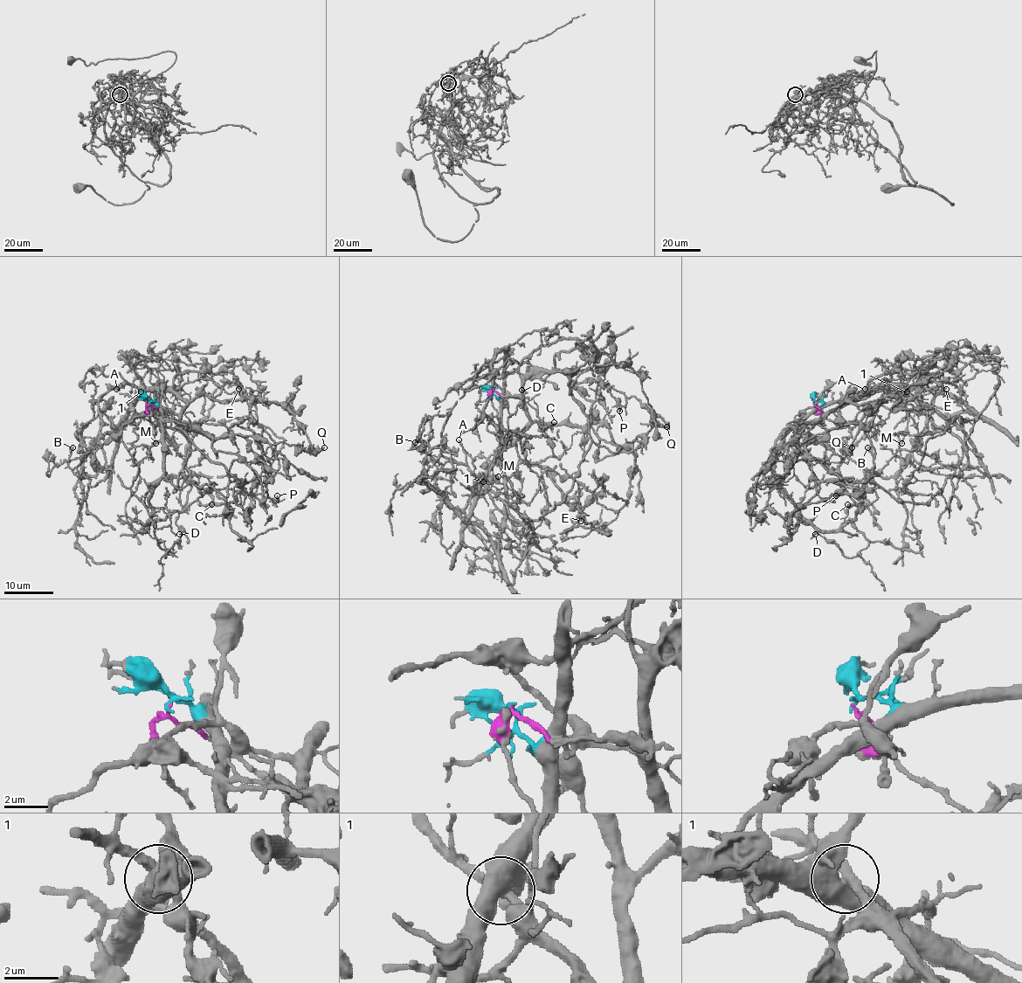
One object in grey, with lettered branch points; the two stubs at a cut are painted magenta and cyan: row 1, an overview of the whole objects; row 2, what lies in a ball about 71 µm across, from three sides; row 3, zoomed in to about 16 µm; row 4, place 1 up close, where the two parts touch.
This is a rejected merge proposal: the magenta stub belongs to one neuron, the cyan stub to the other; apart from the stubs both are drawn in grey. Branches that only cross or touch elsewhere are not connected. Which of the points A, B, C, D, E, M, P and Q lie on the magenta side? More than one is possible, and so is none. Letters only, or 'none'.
A, B, M

